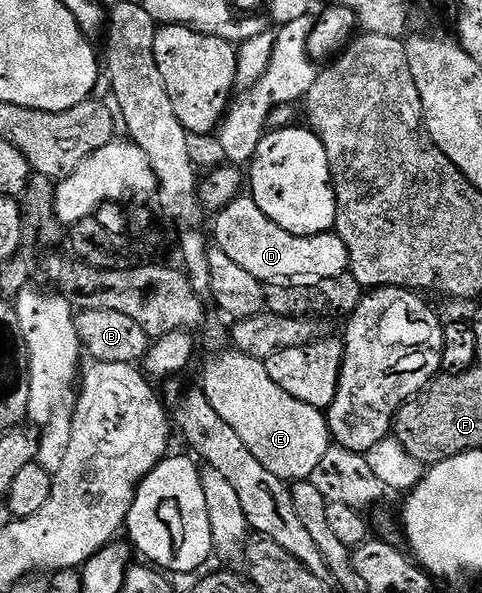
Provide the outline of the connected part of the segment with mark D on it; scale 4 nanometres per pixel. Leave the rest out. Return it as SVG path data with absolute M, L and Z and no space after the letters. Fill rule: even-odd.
M249 196L234 198L214 218L214 245L225 252L233 264L245 268L245 272L259 282L291 284L296 280L322 280L348 273L349 252L338 234L328 232L308 238L293 236L285 232L285 228L277 228L277 224L273 224L273 220L269 220L269 216L265 216Z

